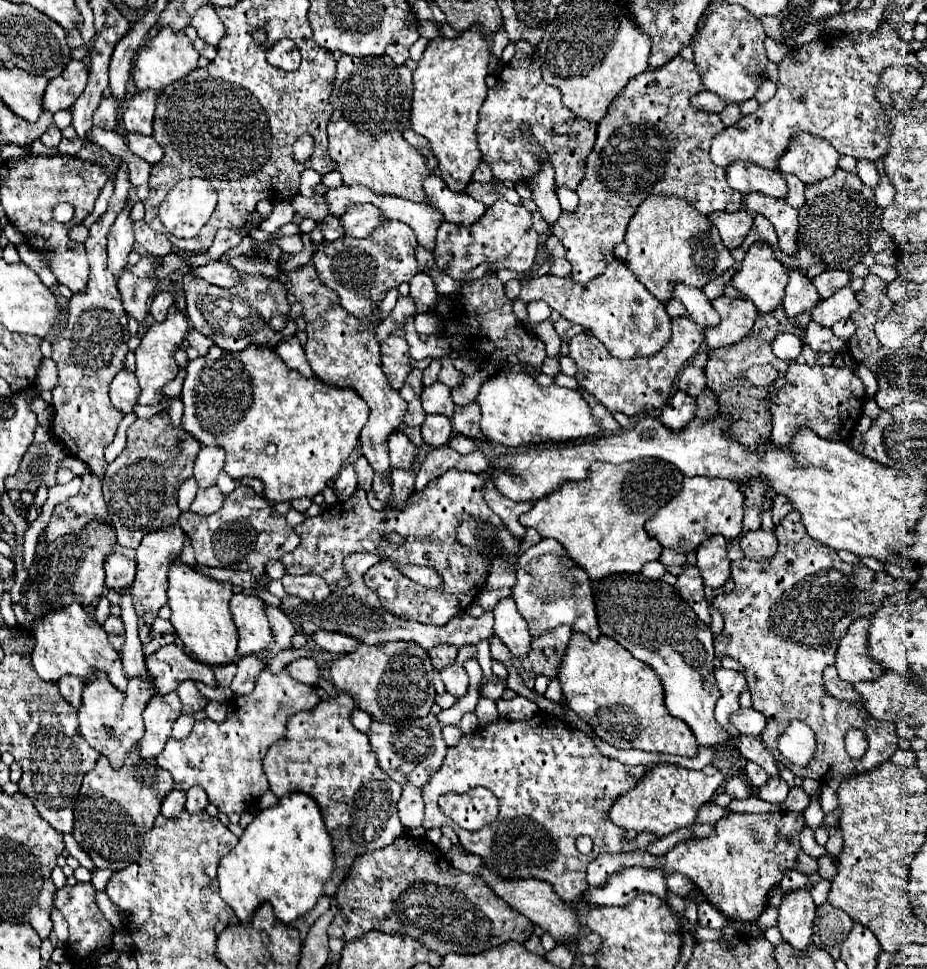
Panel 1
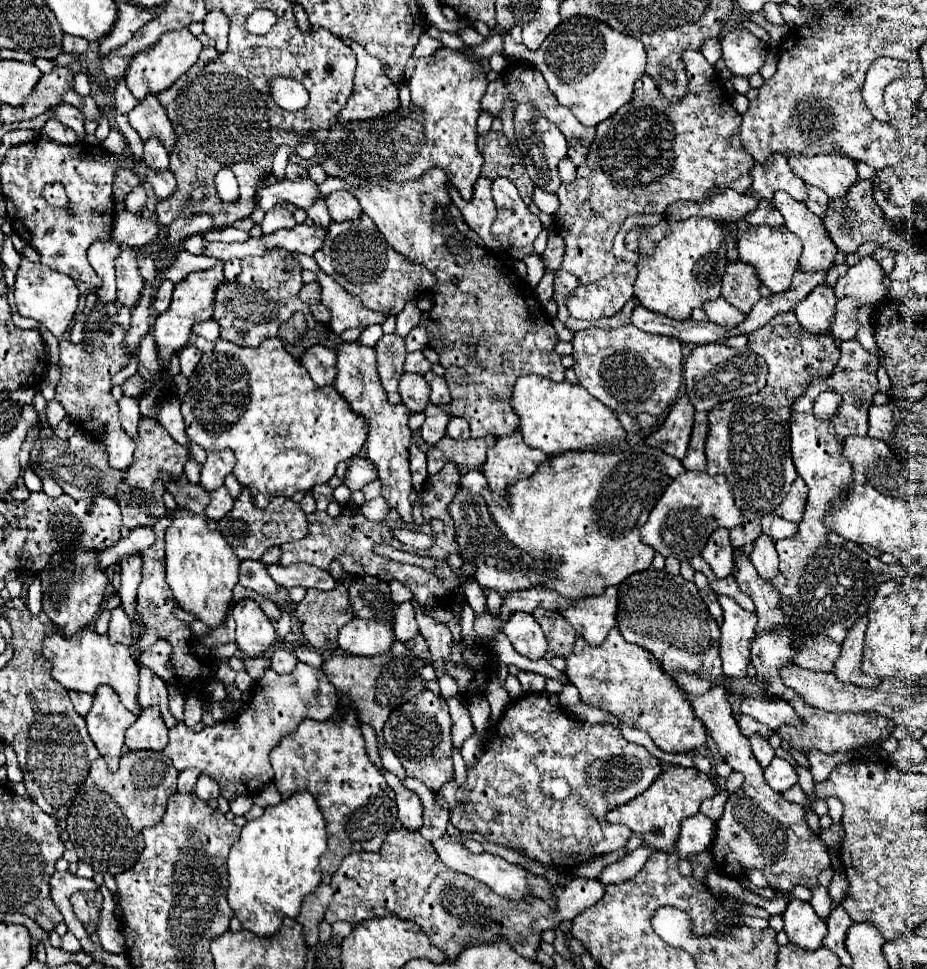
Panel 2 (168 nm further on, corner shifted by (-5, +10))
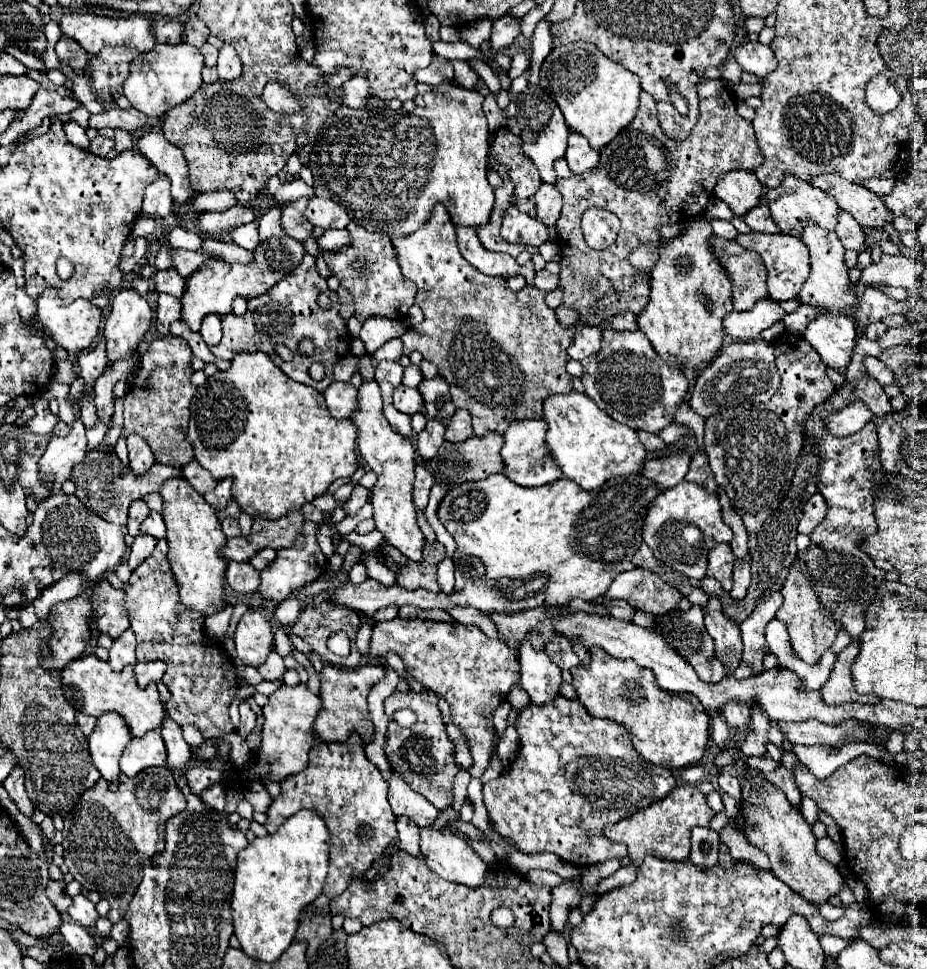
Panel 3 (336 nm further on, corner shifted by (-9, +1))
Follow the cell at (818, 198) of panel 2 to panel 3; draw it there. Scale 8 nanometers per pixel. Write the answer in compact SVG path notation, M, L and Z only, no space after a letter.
M839 209L839 213L837 213L835 233L841 239L845 249L863 249L865 247L865 237L861 233L861 225L843 209Z

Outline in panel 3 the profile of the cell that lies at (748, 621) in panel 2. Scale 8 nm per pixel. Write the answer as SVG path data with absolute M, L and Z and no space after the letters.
M735 561L735 569L733 569L733 589L731 589L731 593L729 593L735 603L747 597L749 583L751 583L749 561Z

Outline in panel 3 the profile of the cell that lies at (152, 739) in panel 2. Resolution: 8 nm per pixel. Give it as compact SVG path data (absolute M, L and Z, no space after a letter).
M149 731L143 737L135 737L121 757L121 773L133 777L139 771L153 767L153 765L165 765L167 763L167 749L161 733Z

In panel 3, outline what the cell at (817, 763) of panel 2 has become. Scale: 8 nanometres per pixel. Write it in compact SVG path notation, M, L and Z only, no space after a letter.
M847 743L841 749L831 749L825 745L793 745L793 753L817 779L827 779L835 769L859 755L867 755L888 765L905 765L908 758L905 752L891 754L883 746L873 743Z

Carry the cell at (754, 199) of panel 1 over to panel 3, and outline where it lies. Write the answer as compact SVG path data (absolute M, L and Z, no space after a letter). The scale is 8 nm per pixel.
M807 221L801 231L801 241L811 251L811 273L809 279L803 283L799 293L801 303L825 307L823 311L847 311L855 303L855 293L849 293L849 275L845 265L845 247L837 239L835 233L815 225L815 221Z

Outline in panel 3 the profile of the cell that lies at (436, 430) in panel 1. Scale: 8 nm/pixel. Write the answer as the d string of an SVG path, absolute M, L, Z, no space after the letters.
M429 419L427 427L417 435L417 451L423 459L433 459L445 441L445 425L437 419Z

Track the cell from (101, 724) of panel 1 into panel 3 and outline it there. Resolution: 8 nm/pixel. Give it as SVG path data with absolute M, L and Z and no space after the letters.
M103 713L89 735L89 753L111 789L119 785L119 759L131 741L131 731L119 713Z

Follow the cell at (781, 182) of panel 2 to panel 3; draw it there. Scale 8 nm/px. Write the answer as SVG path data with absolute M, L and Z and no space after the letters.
M785 177L785 181L777 187L777 189L769 189L767 191L767 201L769 201L769 209L771 209L771 217L773 221L779 225L779 229L783 233L795 235L799 237L801 233L801 225L805 225L807 219L813 219L817 225L821 225L823 229L833 231L835 223L837 223L837 209L839 205L833 201L833 197L829 197L829 193L823 193L821 189L813 187L807 181L801 181L799 177Z

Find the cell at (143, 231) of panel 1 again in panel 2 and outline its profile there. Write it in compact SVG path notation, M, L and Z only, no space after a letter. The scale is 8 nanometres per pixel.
M127 210L119 212L115 218L113 238L117 246L129 246L129 248L141 248L145 244L151 244L157 238L157 226L153 220L135 216Z

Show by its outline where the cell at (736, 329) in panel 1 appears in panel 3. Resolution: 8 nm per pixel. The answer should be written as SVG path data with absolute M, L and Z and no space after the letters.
M713 237L713 251L717 251L723 267L733 281L733 305L737 311L749 311L759 299L767 297L767 271L759 253L743 249L737 241Z

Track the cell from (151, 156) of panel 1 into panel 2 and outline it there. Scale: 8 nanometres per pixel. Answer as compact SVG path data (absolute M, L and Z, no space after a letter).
M151 138L151 140L145 142L143 162L155 172L169 170L169 154L167 154L165 148L161 148L161 142L157 138Z

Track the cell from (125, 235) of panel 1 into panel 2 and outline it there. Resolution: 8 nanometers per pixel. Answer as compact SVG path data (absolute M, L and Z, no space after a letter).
M121 248L121 256L117 258L117 304L133 308L141 298L141 288L145 286L139 268L137 268L137 250L135 248Z

